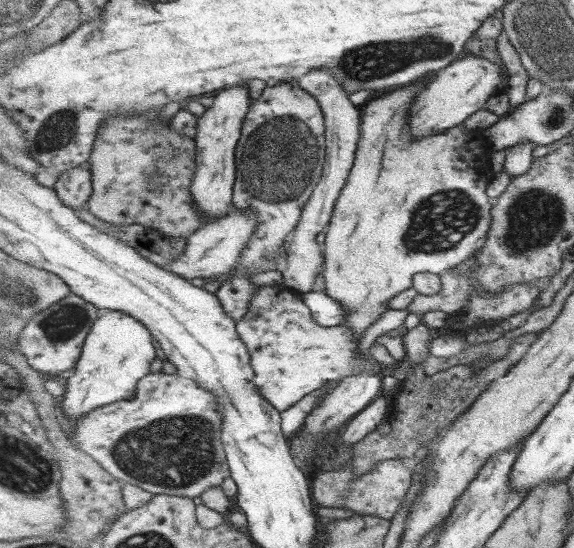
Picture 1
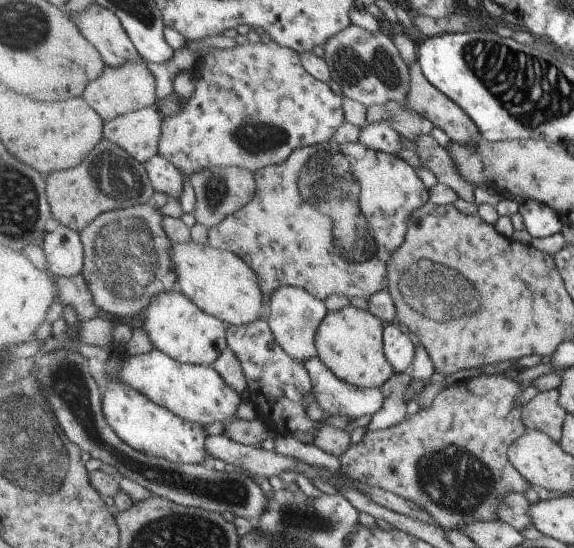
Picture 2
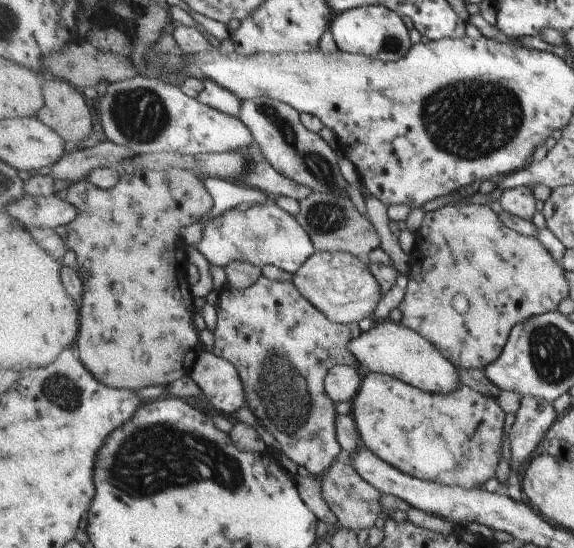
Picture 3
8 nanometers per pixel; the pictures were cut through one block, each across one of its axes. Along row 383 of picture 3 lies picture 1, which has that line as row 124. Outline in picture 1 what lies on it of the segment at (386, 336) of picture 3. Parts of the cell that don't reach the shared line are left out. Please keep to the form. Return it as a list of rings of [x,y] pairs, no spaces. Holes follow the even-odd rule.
[[[465,54],[459,60],[453,61],[451,65],[436,72],[435,77],[431,79],[431,83],[425,89],[421,89],[421,93],[417,93],[417,101],[413,101],[412,116],[409,117],[408,130],[411,131],[413,137],[423,139],[444,134],[447,130],[458,127],[471,114],[485,108],[487,101],[498,92],[498,88],[501,84],[504,84],[505,80],[508,80],[508,75],[501,70],[501,66],[497,62],[491,62],[489,58]]]

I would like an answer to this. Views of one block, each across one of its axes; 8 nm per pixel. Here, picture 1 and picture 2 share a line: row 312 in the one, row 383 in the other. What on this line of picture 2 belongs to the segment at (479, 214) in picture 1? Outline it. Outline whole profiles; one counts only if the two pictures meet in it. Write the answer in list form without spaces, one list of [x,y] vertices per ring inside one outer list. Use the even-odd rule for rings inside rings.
[[[349,305],[340,311],[328,311],[316,334],[316,347],[321,360],[337,378],[362,389],[379,389],[397,373],[384,351],[386,323],[370,310]]]

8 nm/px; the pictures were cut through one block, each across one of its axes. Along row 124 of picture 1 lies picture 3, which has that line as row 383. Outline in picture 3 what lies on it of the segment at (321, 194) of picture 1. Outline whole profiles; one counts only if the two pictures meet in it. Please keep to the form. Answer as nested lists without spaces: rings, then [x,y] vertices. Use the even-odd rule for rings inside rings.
[[[334,366],[326,378],[326,393],[336,402],[352,402],[360,392],[363,374],[355,366]]]

